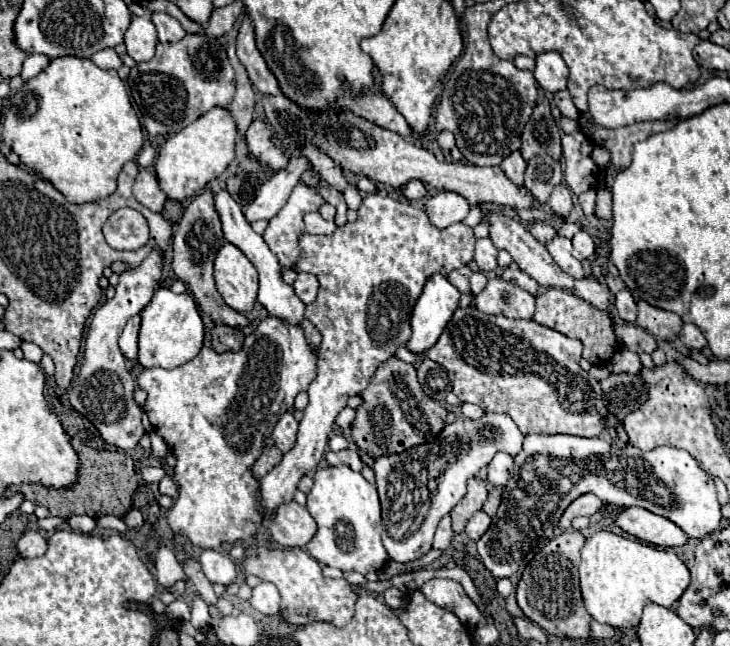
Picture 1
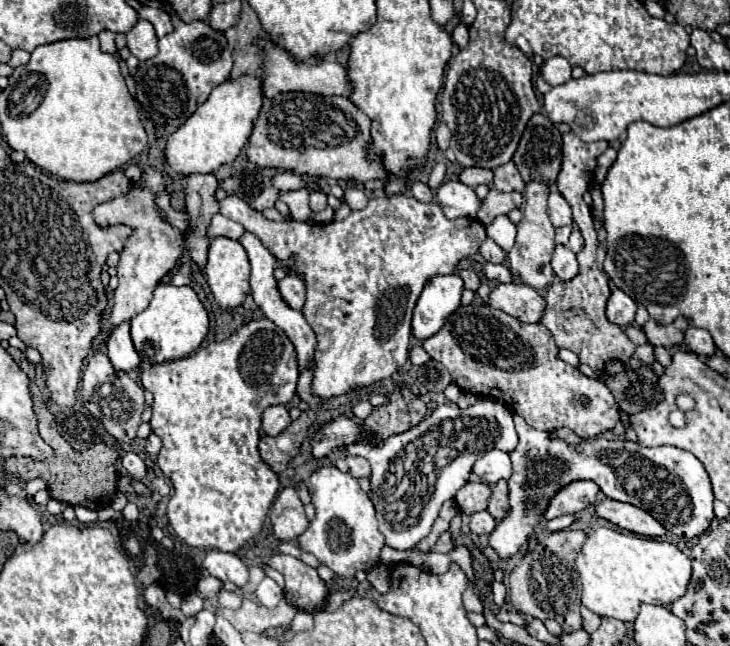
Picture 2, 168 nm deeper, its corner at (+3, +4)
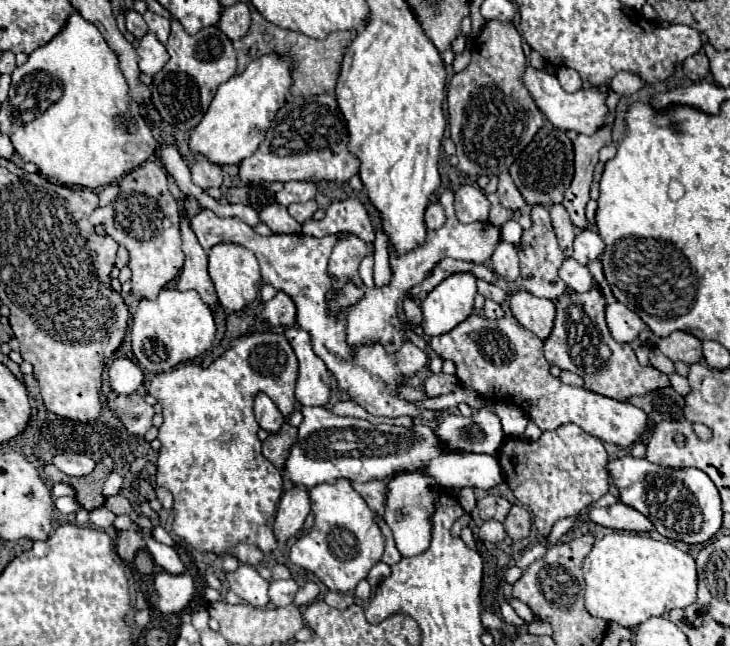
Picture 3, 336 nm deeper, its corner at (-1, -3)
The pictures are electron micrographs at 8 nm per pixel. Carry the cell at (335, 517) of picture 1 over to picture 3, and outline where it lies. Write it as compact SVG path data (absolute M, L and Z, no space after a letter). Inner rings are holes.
M344 478L334 484L318 484L310 488L310 502L316 516L312 532L306 538L296 540L290 548L290 560L306 572L316 574L330 590L352 592L356 584L368 576L370 568L380 562L386 538L376 526L368 504Z

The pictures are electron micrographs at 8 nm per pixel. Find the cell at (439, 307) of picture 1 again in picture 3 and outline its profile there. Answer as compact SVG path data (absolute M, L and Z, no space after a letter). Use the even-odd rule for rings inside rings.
M468 272L442 280L420 304L422 330L428 336L442 336L466 320L474 310L476 278Z

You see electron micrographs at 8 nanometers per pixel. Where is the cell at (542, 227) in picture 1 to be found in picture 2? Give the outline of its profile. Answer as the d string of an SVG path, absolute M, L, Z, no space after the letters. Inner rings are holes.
M528 183L524 189L524 205L522 205L522 221L516 225L518 227L518 235L516 235L516 243L508 253L508 261L510 261L510 269L516 271L520 275L520 279L534 287L536 291L546 289L552 281L554 281L554 271L550 265L552 253L554 253L554 227L550 225L548 219L548 209L546 209L546 201L548 201L548 185L544 183Z

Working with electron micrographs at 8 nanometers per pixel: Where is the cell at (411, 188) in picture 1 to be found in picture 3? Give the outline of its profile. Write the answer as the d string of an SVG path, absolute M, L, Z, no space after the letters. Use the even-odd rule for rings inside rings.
M430 202L428 208L426 208L424 218L426 218L426 228L430 228L430 230L432 230L432 228L440 228L440 226L444 224L444 212L442 212L442 206Z

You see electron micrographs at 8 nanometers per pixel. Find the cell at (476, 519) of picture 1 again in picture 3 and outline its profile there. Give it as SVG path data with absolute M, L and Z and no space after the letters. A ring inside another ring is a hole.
M486 520L482 526L480 526L480 532L478 532L480 540L488 540L488 542L500 542L506 538L506 532L504 532L504 526L496 520Z

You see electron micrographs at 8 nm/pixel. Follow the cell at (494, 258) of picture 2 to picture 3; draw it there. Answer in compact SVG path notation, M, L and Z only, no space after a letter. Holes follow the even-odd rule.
M500 242L500 244L498 244L498 248L494 250L490 262L492 262L494 272L496 272L500 278L508 280L508 282L512 282L512 280L516 280L516 278L520 276L520 272L518 272L518 254L516 254L516 248L514 248L512 244L508 244L508 242Z

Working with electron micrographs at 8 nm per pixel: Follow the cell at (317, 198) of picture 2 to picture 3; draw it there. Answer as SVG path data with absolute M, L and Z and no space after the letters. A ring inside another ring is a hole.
M310 200L310 202L305 202L302 204L291 204L288 207L288 212L290 212L290 214L298 220L298 222L304 222L306 218L312 218L316 210L318 210L316 200Z

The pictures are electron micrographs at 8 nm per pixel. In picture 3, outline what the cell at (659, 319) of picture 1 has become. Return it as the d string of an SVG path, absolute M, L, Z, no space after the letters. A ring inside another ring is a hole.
M672 332L670 336L660 338L658 348L672 362L682 360L684 364L694 364L702 358L702 342L688 332Z

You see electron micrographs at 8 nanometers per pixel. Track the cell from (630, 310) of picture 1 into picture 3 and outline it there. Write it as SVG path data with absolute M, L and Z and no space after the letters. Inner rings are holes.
M612 302L606 306L606 322L616 342L632 342L646 328L642 318L636 312L630 312L630 308L622 302Z

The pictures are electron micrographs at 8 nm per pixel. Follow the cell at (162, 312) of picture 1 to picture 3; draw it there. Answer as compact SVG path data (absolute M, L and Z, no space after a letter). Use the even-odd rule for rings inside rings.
M164 288L156 300L140 300L130 326L132 352L140 366L152 374L168 372L174 366L194 360L206 352L216 338L212 310L202 302L198 292Z

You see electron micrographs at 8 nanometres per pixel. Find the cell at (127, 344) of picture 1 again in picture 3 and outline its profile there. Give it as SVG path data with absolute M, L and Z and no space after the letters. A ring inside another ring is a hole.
M116 356L110 364L110 388L118 394L132 394L140 388L144 374L130 356Z

